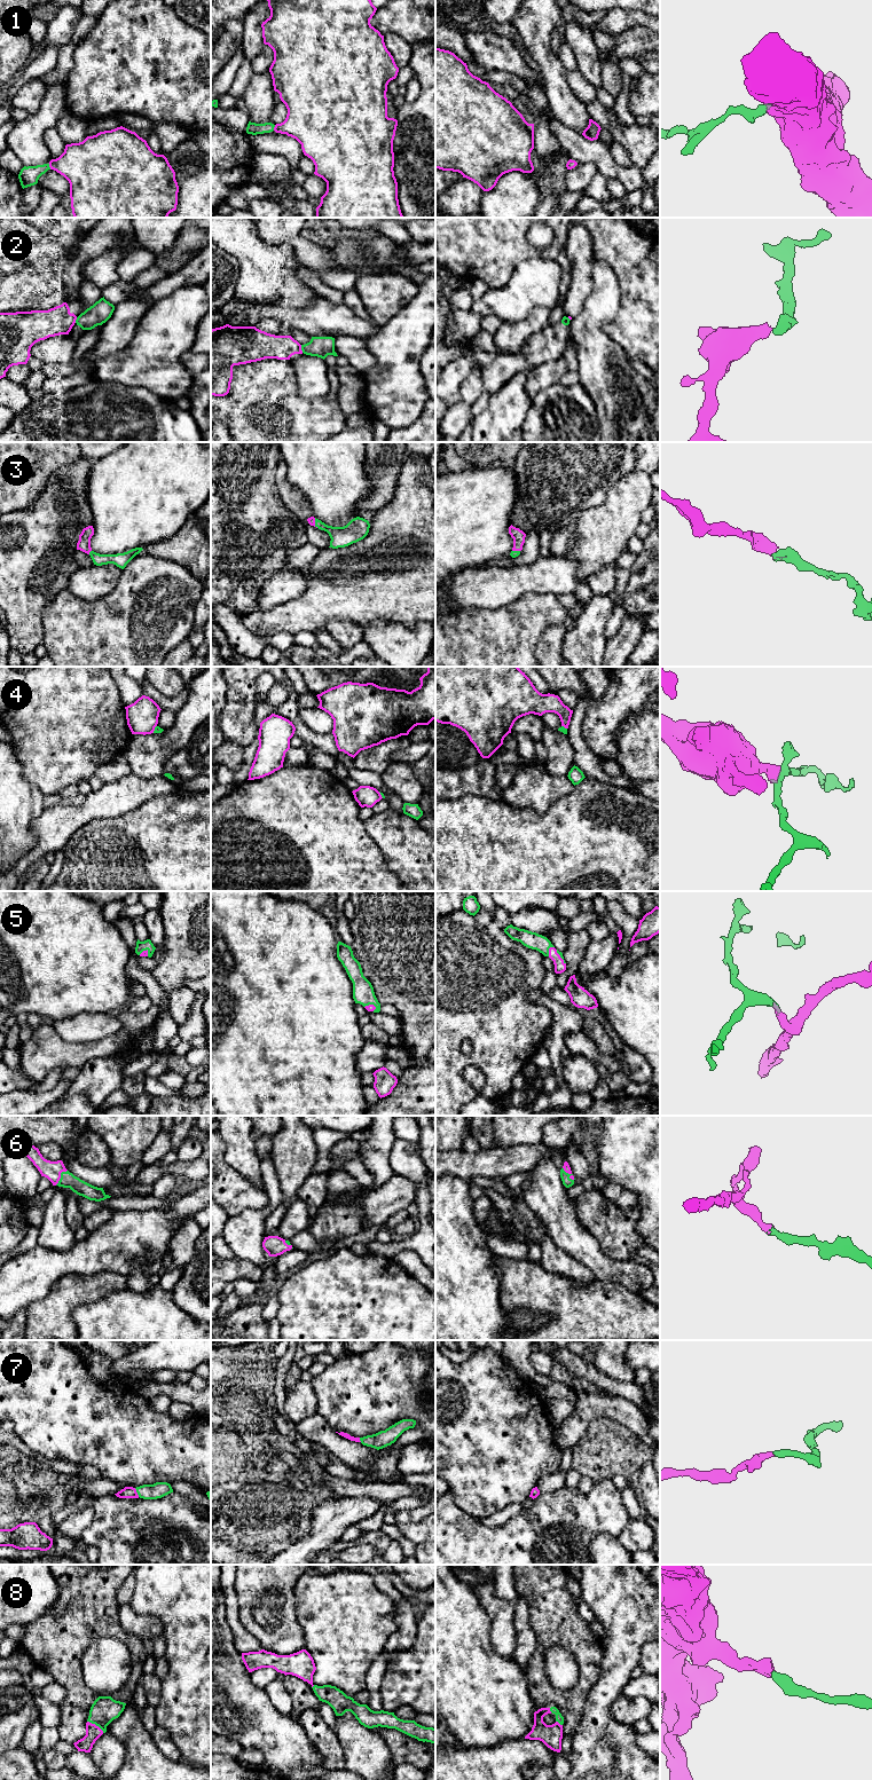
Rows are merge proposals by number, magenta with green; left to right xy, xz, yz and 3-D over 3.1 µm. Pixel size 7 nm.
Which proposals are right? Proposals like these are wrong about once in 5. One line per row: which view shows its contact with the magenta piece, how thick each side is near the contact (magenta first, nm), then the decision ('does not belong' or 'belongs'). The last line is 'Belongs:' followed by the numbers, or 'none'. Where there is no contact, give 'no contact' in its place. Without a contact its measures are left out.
1: xy | 320/130 nm | belongs
2: xz | 180/140 nm | does not belong
3: xy | 100/100 nm | belongs
4: xy | 220/50 nm | does not belong
5: yz | 80/120 nm | belongs
6: xy | 130/110 nm | belongs
7: xy | 80/110 nm | belongs
8: xy | 110/190 nm | belongs
Belongs: 1, 3, 5, 6, 7, 8

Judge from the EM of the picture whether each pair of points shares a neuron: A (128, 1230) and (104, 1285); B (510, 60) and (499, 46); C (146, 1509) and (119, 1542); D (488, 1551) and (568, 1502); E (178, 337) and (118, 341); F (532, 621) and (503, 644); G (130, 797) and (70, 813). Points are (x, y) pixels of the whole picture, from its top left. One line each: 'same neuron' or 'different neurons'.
A: different neurons
B: same neuron
C: same neuron
D: same neuron
E: different neurons
F: same neuron
G: same neuron

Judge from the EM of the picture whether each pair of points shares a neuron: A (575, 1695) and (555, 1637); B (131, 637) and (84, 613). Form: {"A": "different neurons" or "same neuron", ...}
{"A": "same neuron", "B": "same neuron"}

